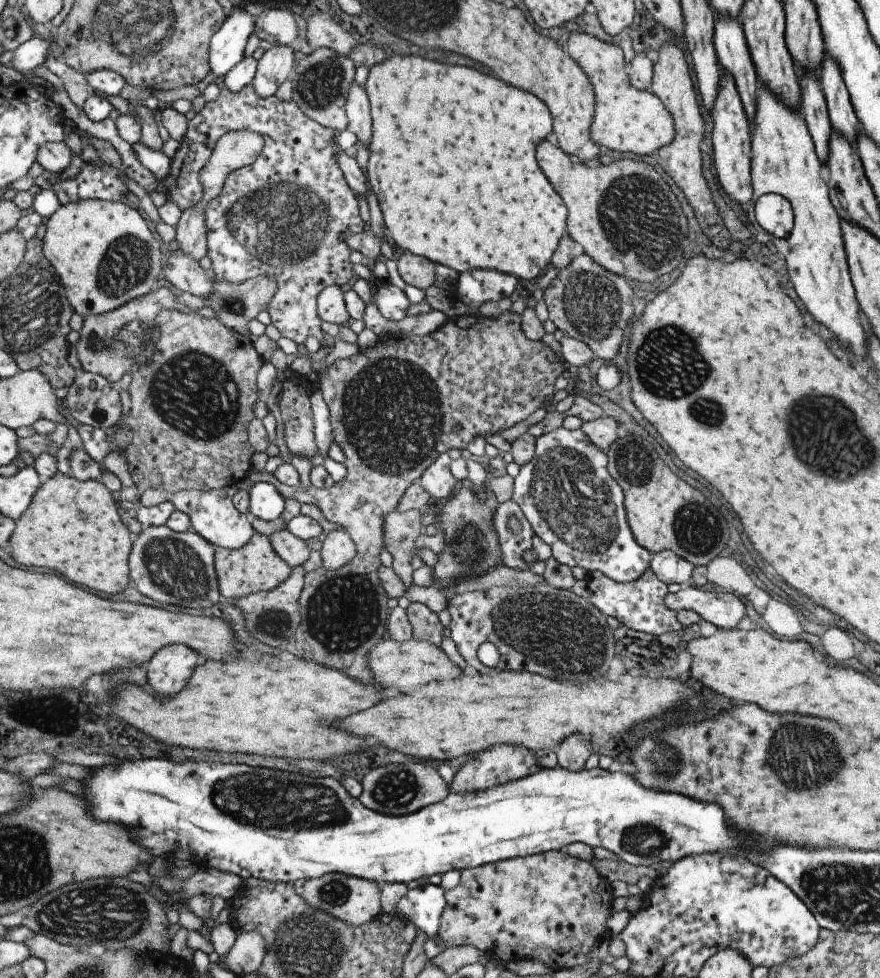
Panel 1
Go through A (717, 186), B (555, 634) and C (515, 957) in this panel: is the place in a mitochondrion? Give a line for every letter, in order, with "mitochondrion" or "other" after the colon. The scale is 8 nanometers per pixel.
A: other
B: mitochondrion
C: other

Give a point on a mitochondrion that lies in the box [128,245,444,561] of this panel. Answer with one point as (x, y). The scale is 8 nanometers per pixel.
(195, 394)

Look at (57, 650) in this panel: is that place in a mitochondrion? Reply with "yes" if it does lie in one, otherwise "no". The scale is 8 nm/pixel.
yes

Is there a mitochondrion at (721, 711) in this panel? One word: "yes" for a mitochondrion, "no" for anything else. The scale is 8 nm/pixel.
no

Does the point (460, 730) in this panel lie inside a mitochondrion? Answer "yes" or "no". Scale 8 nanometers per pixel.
no

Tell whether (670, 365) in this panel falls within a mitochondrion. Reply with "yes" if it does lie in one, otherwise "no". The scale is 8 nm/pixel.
yes

